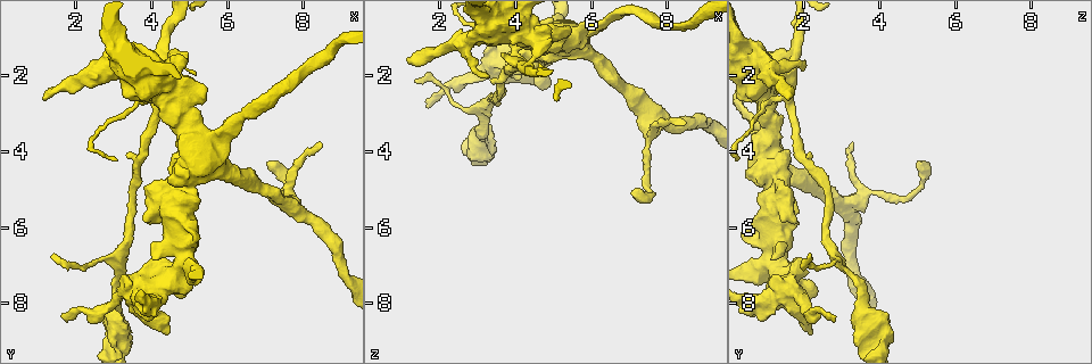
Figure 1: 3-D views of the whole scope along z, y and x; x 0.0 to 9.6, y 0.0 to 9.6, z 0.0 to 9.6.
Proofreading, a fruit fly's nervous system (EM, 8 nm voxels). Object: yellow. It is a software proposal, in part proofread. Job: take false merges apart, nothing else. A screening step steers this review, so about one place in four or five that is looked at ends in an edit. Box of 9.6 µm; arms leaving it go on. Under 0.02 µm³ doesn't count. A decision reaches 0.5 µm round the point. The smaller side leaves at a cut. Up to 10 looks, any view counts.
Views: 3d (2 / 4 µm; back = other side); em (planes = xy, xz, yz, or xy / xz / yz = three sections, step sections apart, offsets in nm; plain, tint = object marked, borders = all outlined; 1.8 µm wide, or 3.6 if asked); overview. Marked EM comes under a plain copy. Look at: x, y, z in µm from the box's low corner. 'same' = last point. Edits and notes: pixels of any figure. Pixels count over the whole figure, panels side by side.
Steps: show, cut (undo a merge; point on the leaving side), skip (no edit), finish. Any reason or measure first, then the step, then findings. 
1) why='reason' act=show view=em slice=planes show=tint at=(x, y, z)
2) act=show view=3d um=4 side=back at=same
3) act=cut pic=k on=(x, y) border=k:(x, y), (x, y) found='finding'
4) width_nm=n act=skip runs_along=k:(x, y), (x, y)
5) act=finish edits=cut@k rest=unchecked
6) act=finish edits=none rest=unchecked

why='narrows sharply' act=show view=em slice=planes show=tint at=(7.50, 5.10, 3.85)

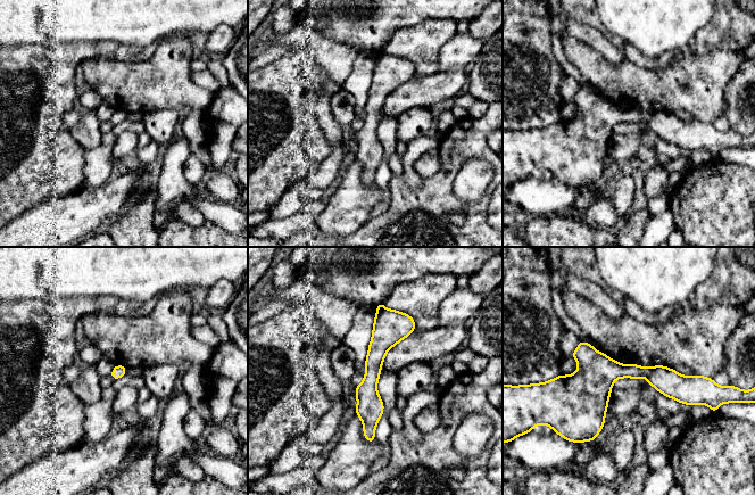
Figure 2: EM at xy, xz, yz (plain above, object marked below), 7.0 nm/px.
width_nm=90 act=skip runs_along=2:(698, 378), (600, 371), (562, 380) found='one neuron here'

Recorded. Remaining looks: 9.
why='small branch off a trunk' act=show view=em um=3.6 slice=xy step=8 show=tint at=(3.25, 7.75, 1.70)

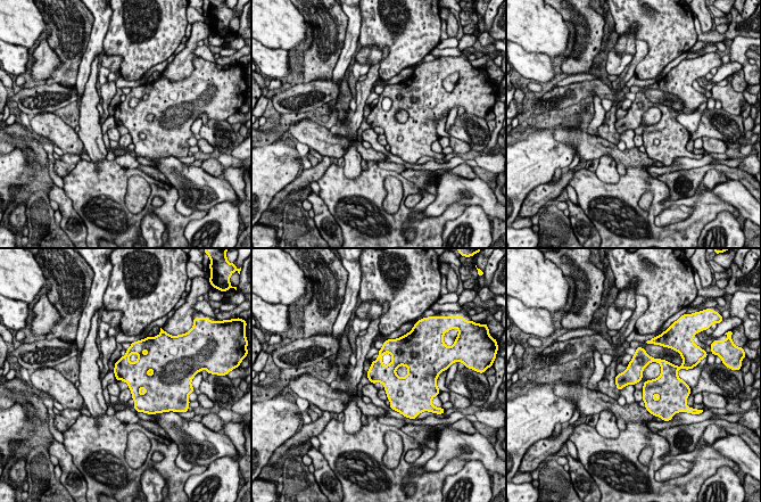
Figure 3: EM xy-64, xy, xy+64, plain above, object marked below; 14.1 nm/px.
why='another direction' act=show view=em um=3.6 slice=planes show=tint at=same

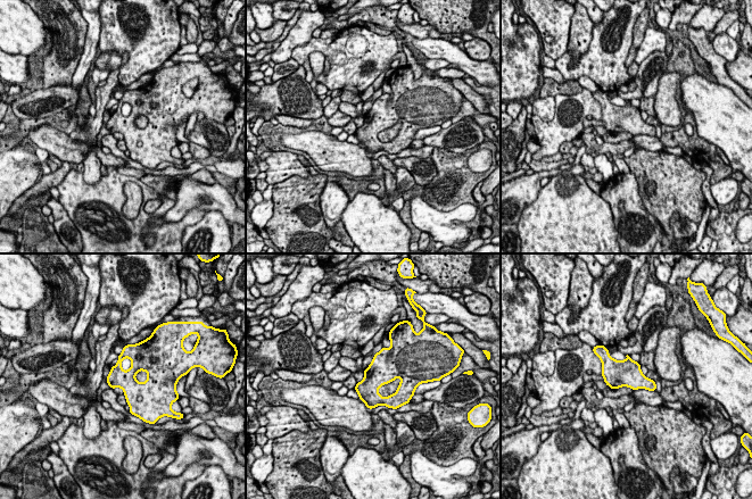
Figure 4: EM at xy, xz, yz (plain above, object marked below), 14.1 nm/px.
act=skip found='all the same neuron'

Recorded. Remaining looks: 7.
why='sharp bend' act=show view=em slice=planes show=tint at=(4.50, 1.45, 1.55)

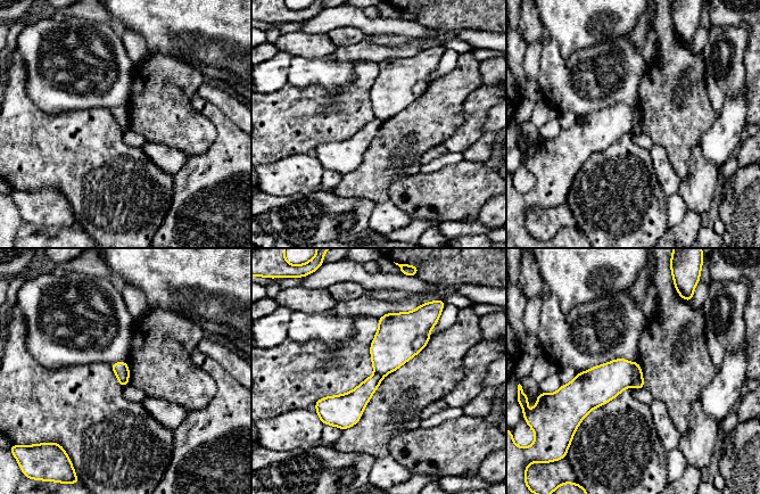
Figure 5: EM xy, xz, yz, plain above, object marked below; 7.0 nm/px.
act=cut pic=5 on=(637, 377) border=5:(632, 363), (633, 385) found='a second neuron is stuck on'

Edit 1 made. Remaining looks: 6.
act=finish edits=cut@5 rest=unchecked

